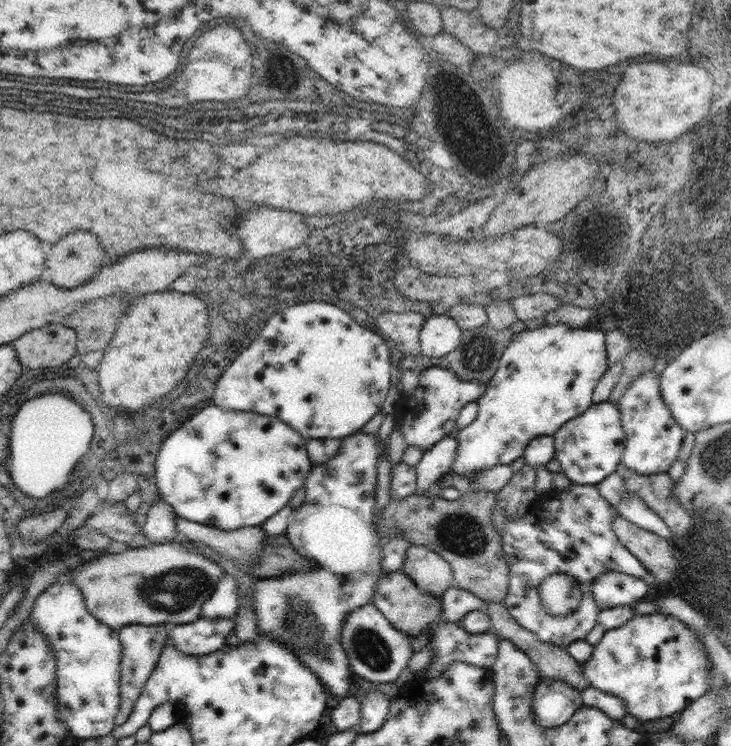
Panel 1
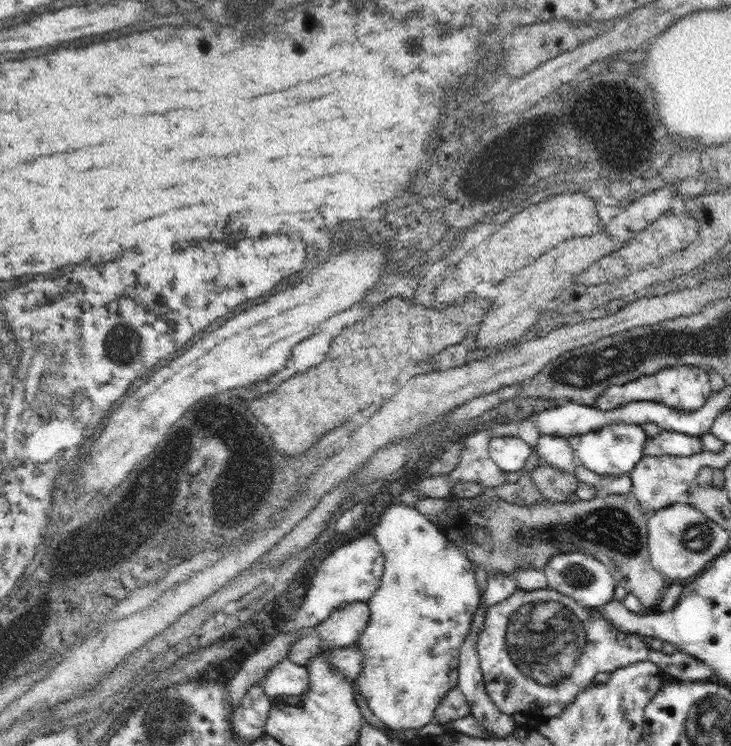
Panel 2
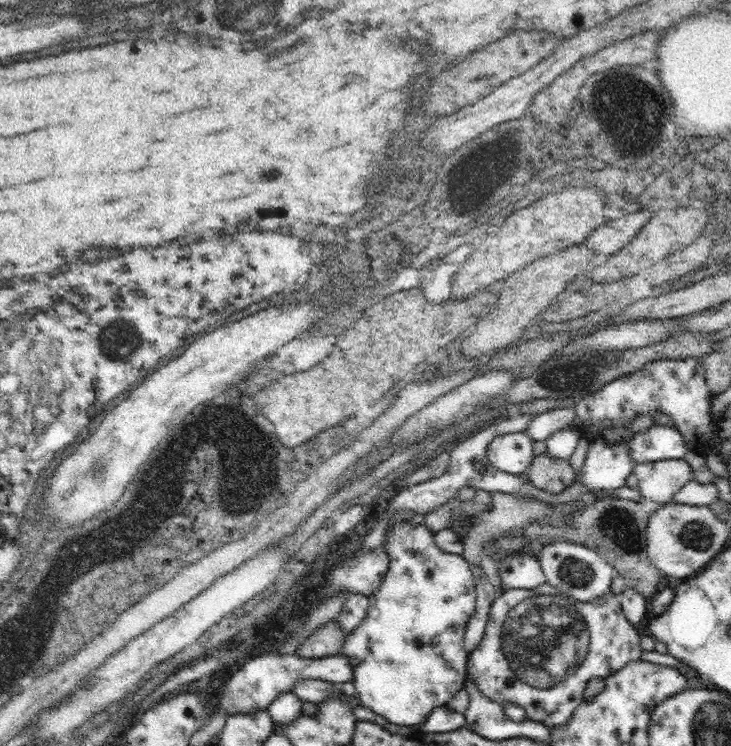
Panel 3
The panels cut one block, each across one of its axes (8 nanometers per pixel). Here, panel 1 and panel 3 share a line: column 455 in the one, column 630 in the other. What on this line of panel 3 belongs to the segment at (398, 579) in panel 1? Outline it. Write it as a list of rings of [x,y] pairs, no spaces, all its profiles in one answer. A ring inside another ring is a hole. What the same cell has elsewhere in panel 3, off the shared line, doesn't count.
[[[542,584],[534,590],[506,588],[490,608],[484,640],[470,652],[468,672],[478,690],[492,702],[522,706],[532,722],[540,722],[552,730],[572,720],[576,708],[586,700],[584,694],[590,680],[608,678],[626,664],[642,660],[644,650],[640,640],[640,634],[624,616],[622,604],[614,594],[600,596],[592,602],[580,602],[552,584]]]

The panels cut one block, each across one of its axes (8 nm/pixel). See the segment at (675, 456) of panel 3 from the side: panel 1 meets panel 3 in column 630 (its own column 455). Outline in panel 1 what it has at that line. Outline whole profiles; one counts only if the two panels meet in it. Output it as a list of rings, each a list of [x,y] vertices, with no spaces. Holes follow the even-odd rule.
[[[445,436],[437,444],[433,444],[433,448],[429,448],[425,452],[425,460],[419,464],[419,470],[423,472],[423,476],[417,478],[415,494],[425,496],[427,492],[431,492],[435,482],[451,470],[455,456],[457,456],[457,440],[455,438]]]

